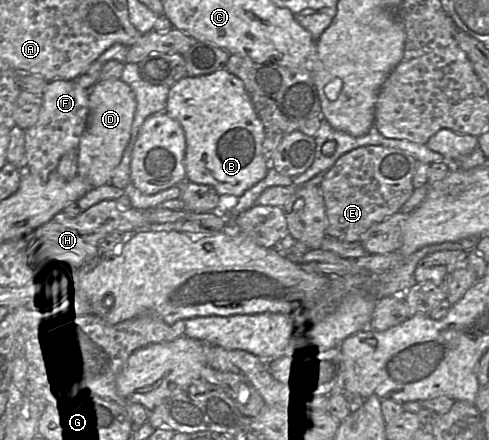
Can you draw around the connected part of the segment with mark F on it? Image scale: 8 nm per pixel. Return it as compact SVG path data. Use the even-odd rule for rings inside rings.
M57 79L47 82L41 97L42 106L38 121L34 126L25 130L25 154L27 158L25 171L46 178L56 170L62 156L71 150L76 150L79 145L89 116L89 90L80 87L74 80Z

